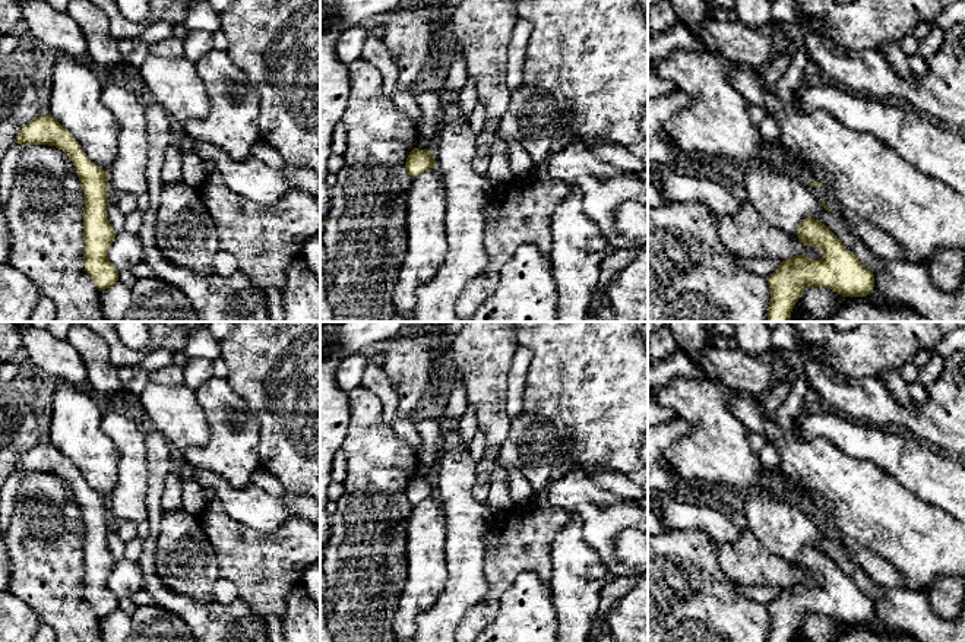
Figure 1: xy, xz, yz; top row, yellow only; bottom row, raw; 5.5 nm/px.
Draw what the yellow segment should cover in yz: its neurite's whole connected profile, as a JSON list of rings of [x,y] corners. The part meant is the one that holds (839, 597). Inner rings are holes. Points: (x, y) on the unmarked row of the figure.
[[[806,545],[798,553],[795,562],[804,573],[819,576],[823,585],[814,588],[804,582],[795,582],[779,589],[778,597],[768,605],[771,616],[768,642],[791,642],[792,635],[807,614],[825,614],[842,624],[866,624],[873,617],[873,600],[870,600],[825,551],[814,545]]]

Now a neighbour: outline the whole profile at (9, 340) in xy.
[[[0,322],[0,363],[12,361],[20,345],[18,322]]]

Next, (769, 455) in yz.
[[[766,442],[759,452],[760,464],[766,471],[772,471],[779,467],[779,449],[775,443]]]

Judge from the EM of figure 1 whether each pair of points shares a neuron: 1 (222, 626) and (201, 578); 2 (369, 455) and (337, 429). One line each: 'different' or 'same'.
1: different
2: different

